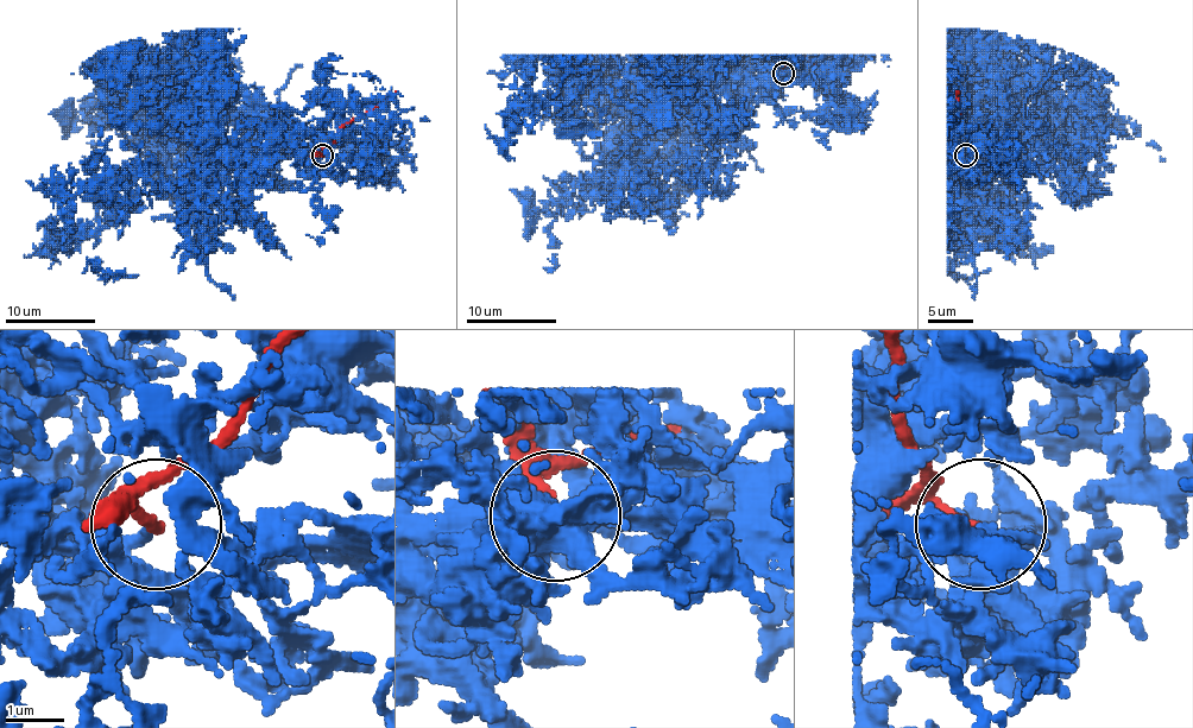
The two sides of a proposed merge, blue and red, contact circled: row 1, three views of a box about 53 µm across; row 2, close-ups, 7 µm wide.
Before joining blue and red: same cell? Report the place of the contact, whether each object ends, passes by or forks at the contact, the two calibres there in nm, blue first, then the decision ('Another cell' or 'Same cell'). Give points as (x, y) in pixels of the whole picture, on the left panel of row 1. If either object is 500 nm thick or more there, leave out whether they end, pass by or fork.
Place: (322, 156). At the ring blue ends. At the ring red ends. Thickness 190 nm (blue) against 180 nm. Another cell

